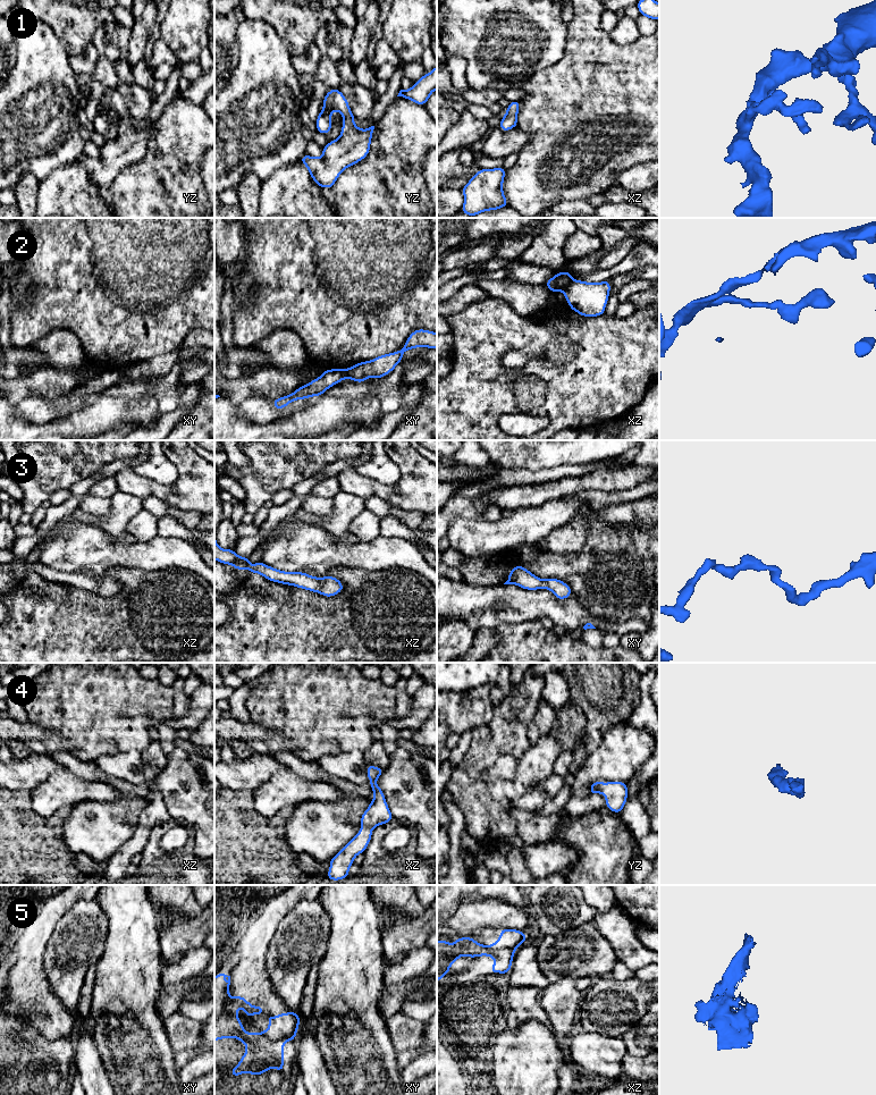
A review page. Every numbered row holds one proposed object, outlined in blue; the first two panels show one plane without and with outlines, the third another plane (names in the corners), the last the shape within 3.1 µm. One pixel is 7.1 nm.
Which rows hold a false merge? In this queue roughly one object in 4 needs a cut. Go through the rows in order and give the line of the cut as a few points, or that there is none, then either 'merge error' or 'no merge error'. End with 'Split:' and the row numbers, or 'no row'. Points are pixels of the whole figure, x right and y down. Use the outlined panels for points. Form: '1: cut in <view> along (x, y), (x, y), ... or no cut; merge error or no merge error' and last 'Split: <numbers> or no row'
1: no cut; no merge error
2: cut in xz along (572, 279), (563, 291); merge error
3: no cut; no merge error
4: no cut; no merge error
5: cut in xz along (486, 946), (514, 950); merge error
Split: 2, 5

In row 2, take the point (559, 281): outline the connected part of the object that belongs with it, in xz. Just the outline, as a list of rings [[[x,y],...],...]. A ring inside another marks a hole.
[[[563,271],[548,279],[545,285],[551,293],[557,293],[559,290],[564,290],[572,283],[572,280],[572,273],[570,271]]]

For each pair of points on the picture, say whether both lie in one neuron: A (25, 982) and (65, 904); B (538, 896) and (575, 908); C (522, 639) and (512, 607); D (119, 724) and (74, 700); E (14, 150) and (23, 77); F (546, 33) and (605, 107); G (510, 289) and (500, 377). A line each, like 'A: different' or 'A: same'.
A: same
B: same
C: different
D: same
E: same
F: different
G: different

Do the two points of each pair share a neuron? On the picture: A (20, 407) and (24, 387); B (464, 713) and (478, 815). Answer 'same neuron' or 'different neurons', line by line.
A: different neurons
B: different neurons

